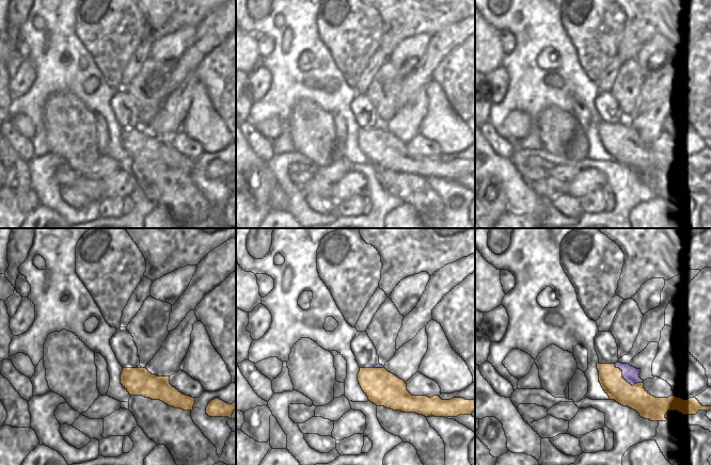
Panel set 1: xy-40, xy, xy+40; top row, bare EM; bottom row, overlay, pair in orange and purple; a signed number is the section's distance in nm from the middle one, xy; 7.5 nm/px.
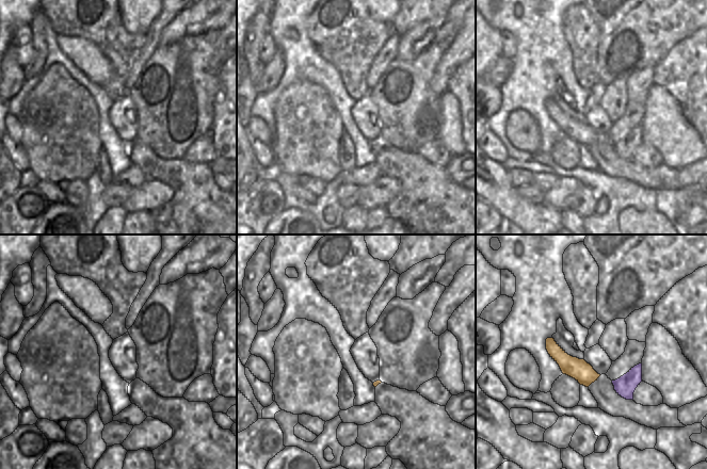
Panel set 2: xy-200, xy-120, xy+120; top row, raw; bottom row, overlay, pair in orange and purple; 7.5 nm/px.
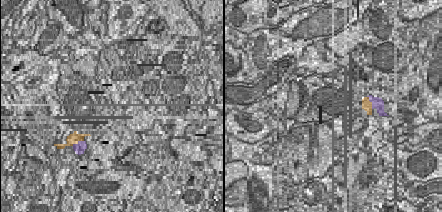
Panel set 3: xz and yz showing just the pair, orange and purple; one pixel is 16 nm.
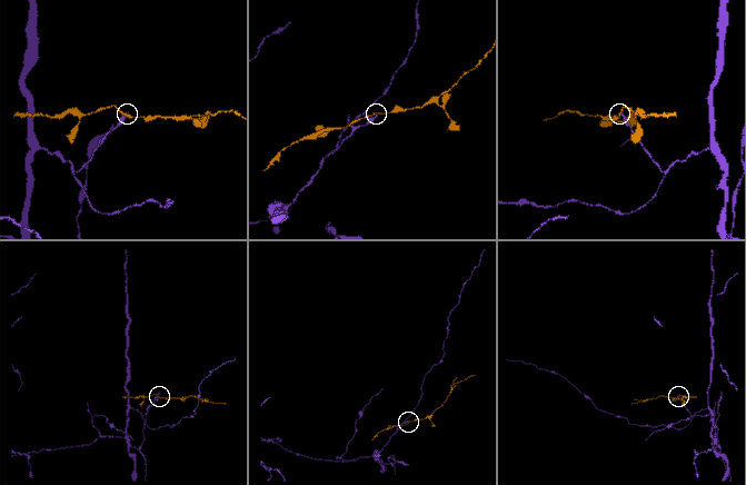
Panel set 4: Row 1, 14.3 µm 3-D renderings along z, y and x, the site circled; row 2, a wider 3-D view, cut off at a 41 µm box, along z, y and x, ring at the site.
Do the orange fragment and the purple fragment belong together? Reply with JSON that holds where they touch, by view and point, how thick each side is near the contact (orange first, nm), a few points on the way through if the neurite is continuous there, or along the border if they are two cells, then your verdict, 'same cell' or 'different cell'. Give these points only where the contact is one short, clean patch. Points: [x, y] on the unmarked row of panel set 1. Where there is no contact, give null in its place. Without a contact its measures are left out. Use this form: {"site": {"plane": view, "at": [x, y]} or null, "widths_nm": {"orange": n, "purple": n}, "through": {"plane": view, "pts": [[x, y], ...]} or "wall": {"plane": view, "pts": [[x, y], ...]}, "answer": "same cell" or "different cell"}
{"site": {"plane": "xy+40", "at": [625, 141]}, "widths_nm": {"orange": 180, "purple": 120}, "wall": {"plane": "xy+40", "pts": [[614, 125], [621, 132], [621, 137], [632, 146], [643, 144]]}, "answer": "different cell"}

